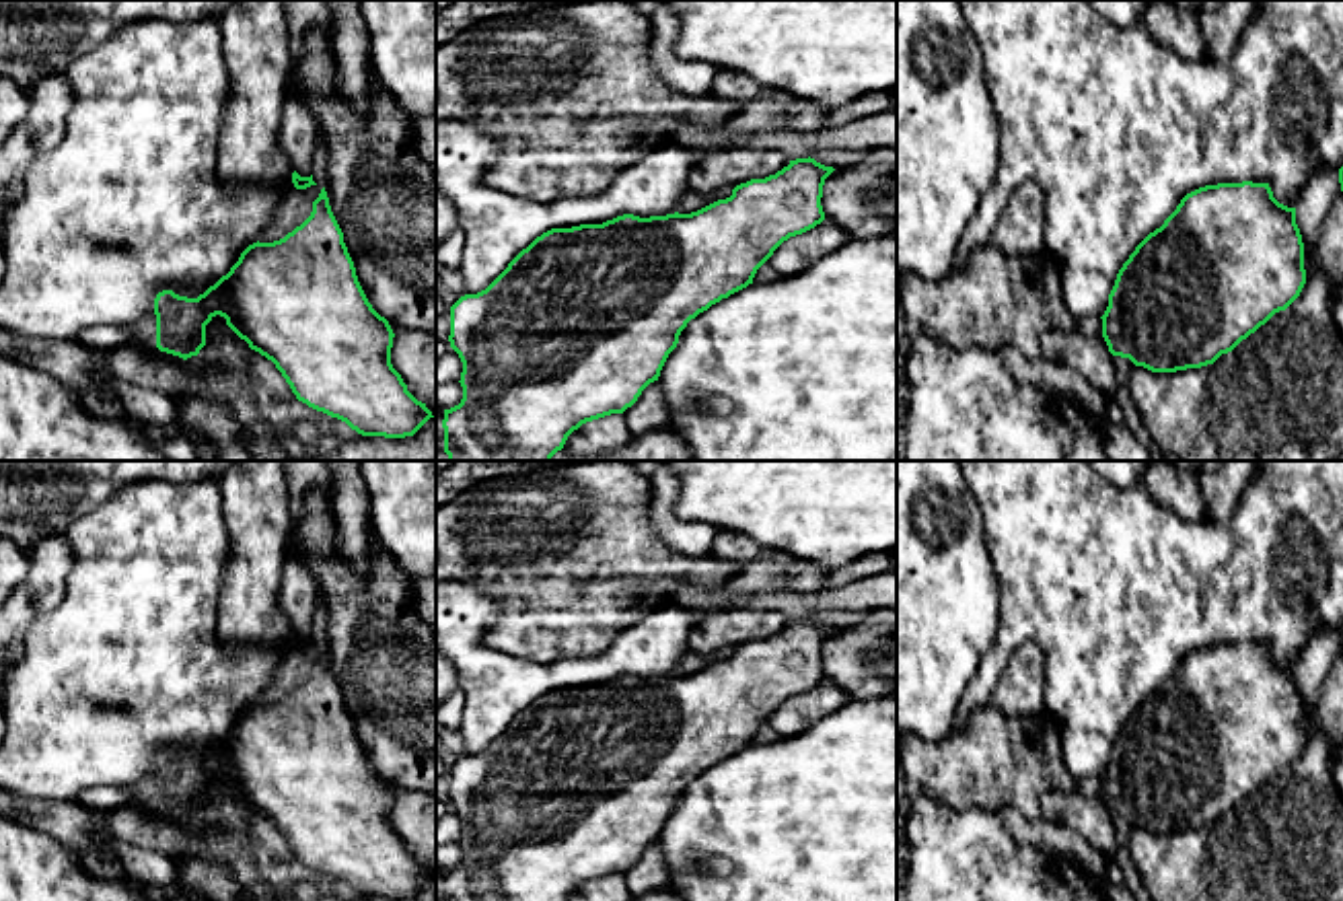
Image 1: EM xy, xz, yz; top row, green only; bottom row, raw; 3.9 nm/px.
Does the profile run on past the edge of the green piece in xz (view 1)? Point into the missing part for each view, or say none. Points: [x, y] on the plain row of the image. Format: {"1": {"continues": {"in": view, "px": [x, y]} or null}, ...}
{"1": {"continues": null}}

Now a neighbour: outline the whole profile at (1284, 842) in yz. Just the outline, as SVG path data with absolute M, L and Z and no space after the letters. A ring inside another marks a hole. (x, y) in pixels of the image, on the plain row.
M1320 627L1298 658L1306 745L1285 771L1213 825L1176 833L1131 831L1129 854L1152 901L1343 901L1343 798L1316 718L1320 685L1339 652L1339 632Z

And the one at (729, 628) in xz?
M722 609L693 625L687 648L699 654L712 654L722 648L736 648L751 640L765 640L790 625L784 613L769 609Z

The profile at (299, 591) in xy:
M288 555L280 584L280 605L300 638L313 636L313 617L321 588L313 572Z

